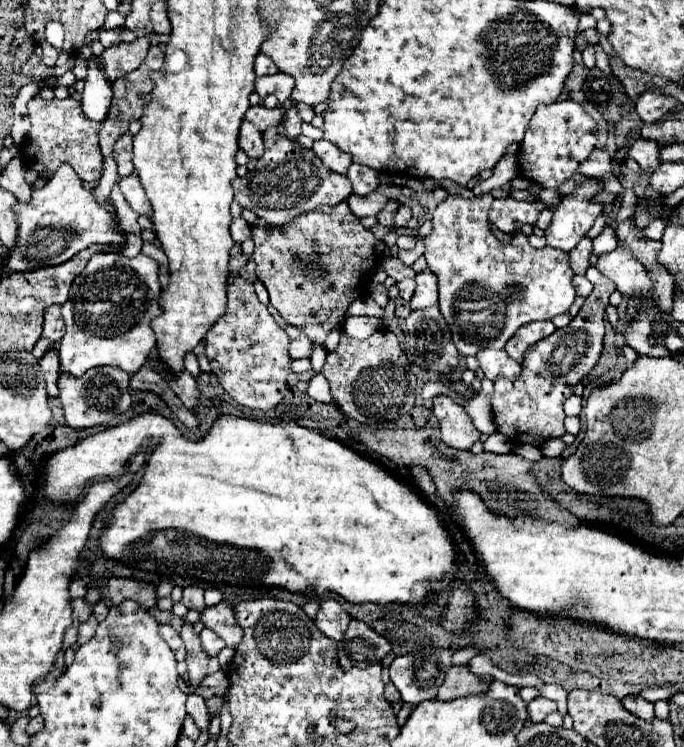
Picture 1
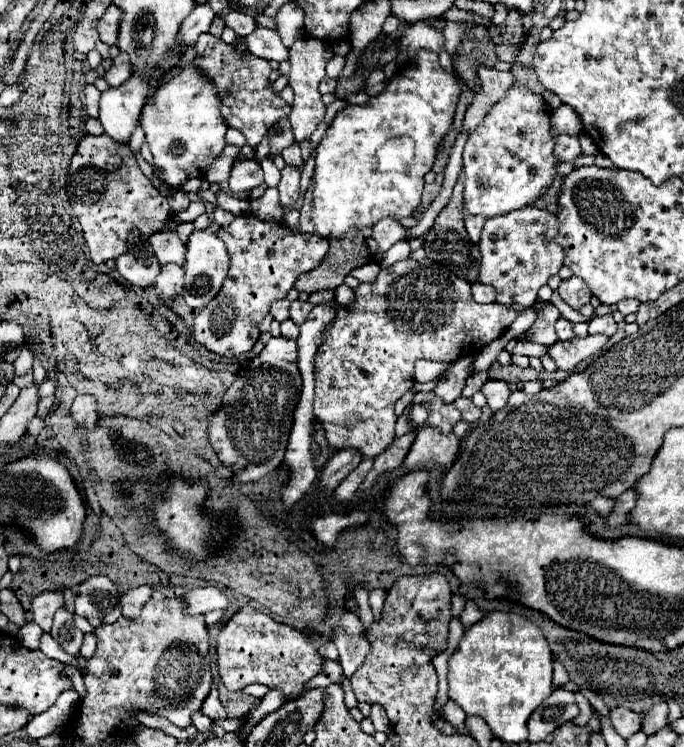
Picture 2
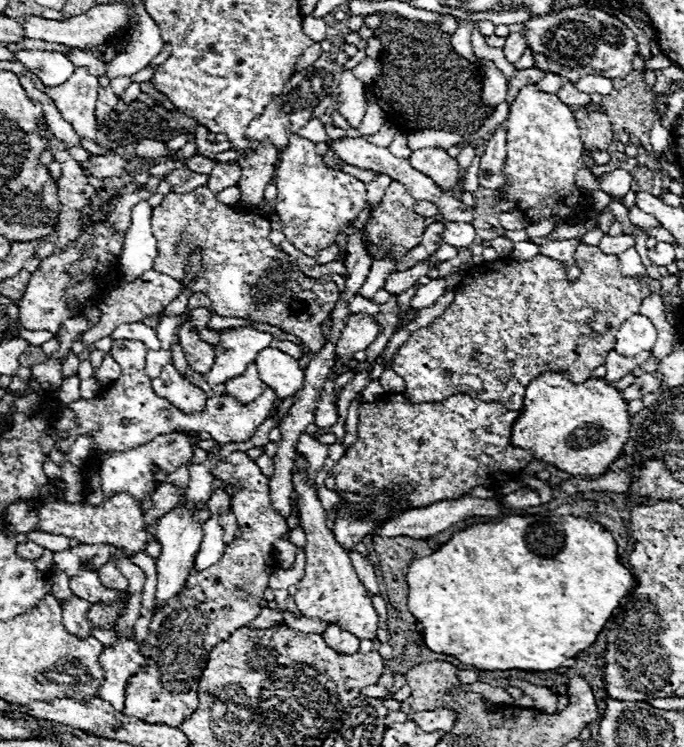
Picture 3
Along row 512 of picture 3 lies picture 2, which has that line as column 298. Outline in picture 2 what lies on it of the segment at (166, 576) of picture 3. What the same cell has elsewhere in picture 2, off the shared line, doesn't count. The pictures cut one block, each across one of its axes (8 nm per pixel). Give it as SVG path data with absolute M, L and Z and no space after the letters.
M286 166L282 170L282 178L278 182L278 190L280 190L280 202L284 208L292 208L292 204L298 200L298 192L300 192L300 172L296 166Z

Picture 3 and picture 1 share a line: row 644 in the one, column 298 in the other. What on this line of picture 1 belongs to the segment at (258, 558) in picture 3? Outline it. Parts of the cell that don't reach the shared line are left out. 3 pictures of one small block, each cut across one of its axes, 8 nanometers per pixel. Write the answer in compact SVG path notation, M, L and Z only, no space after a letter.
M282 124L266 130L262 138L266 152L258 160L256 170L232 182L234 200L242 208L252 210L258 218L264 218L272 226L286 224L304 212L316 210L318 206L336 206L352 194L350 180L342 174L326 170L326 166L322 166L322 160L312 150L306 150L296 140L286 138Z

